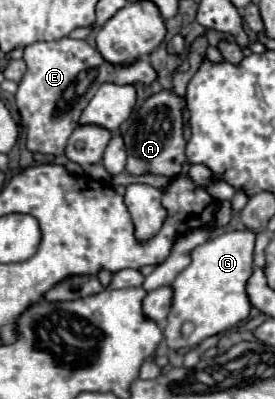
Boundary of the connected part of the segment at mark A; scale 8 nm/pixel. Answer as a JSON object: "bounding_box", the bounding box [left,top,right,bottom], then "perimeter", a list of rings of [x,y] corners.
{"bounding_box":[124,90,186,178],"perimeter":[[[160,90],[158,94],[152,94],[138,110],[134,122],[130,124],[128,132],[124,134],[128,164],[126,170],[134,176],[140,174],[158,174],[166,178],[174,178],[182,172],[182,166],[186,162],[186,140],[184,140],[184,116],[186,100],[172,90]]]}

